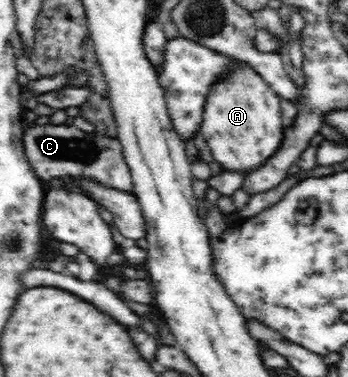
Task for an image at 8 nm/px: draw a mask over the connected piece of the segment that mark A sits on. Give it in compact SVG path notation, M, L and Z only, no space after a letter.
M239 69L232 77L213 85L200 130L213 160L219 162L224 171L251 173L279 152L285 138L280 99L254 69Z

